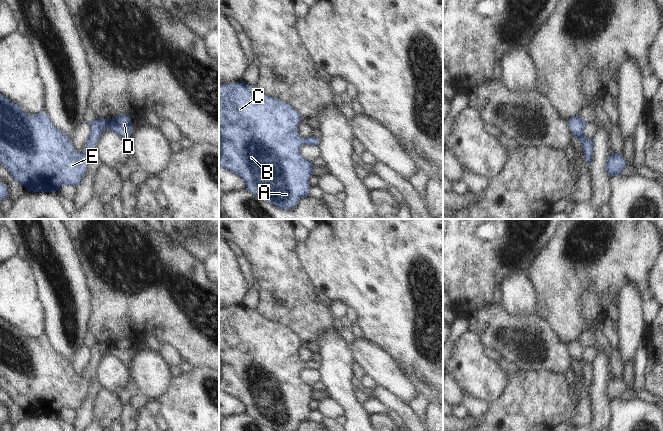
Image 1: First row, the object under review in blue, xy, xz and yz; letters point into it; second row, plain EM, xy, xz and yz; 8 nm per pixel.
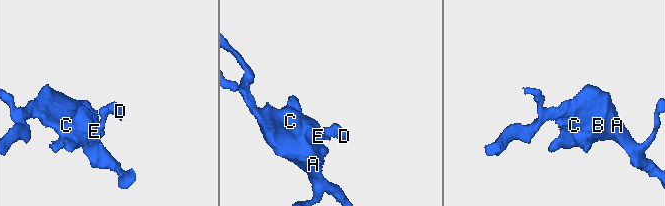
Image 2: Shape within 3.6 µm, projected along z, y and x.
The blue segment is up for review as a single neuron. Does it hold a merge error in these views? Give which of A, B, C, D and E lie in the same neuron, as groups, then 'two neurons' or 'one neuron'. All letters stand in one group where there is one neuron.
A B C D E; one neuron

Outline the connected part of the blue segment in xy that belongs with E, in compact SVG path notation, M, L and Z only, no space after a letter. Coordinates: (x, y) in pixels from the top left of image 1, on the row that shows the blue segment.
M0 93L0 164L4 166L12 180L17 181L28 191L56 192L63 185L77 186L83 178L91 155L95 155L97 141L104 130L111 130L128 143L133 130L132 122L127 114L118 115L112 119L96 118L89 121L90 135L82 152L77 152L68 135L58 130L50 121L47 113L42 110L38 114L27 114Z

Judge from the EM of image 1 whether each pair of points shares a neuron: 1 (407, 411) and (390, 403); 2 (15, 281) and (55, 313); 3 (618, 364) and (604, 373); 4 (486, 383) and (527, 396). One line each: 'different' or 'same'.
1: same
2: different
3: different
4: different

